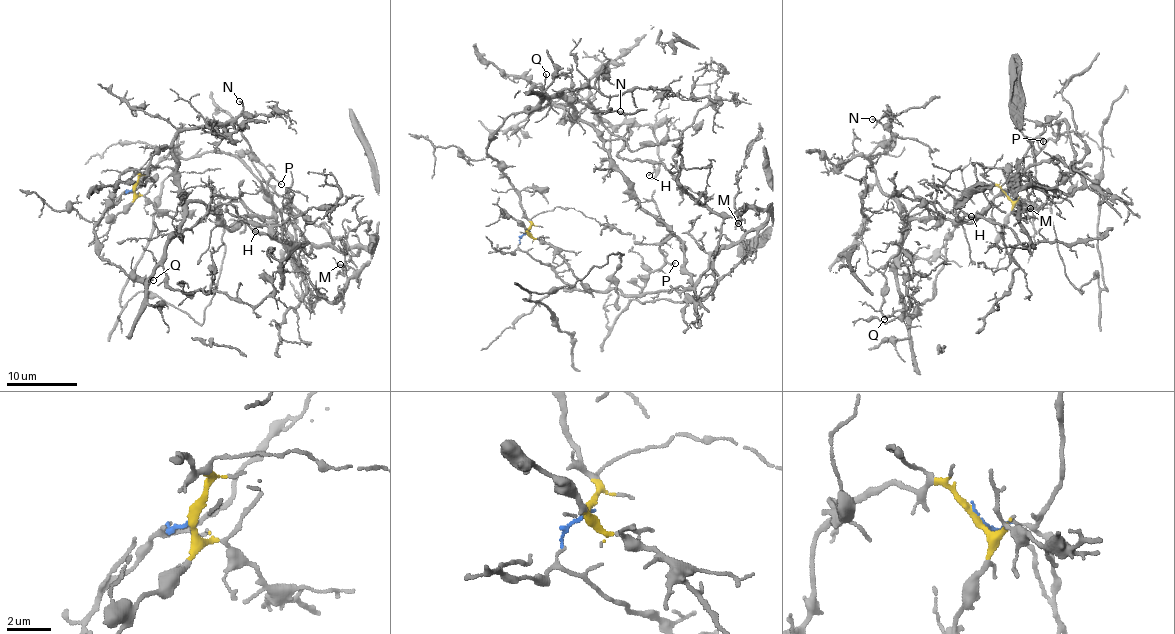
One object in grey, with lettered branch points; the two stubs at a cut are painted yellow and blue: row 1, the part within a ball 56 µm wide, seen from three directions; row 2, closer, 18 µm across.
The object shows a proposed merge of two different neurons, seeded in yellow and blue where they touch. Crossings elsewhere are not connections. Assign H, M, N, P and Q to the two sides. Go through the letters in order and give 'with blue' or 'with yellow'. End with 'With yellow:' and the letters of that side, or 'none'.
H: with blue
M: with blue
N: with yellow
P: with yellow
Q: with yellow
With yellow: N, P, Q

